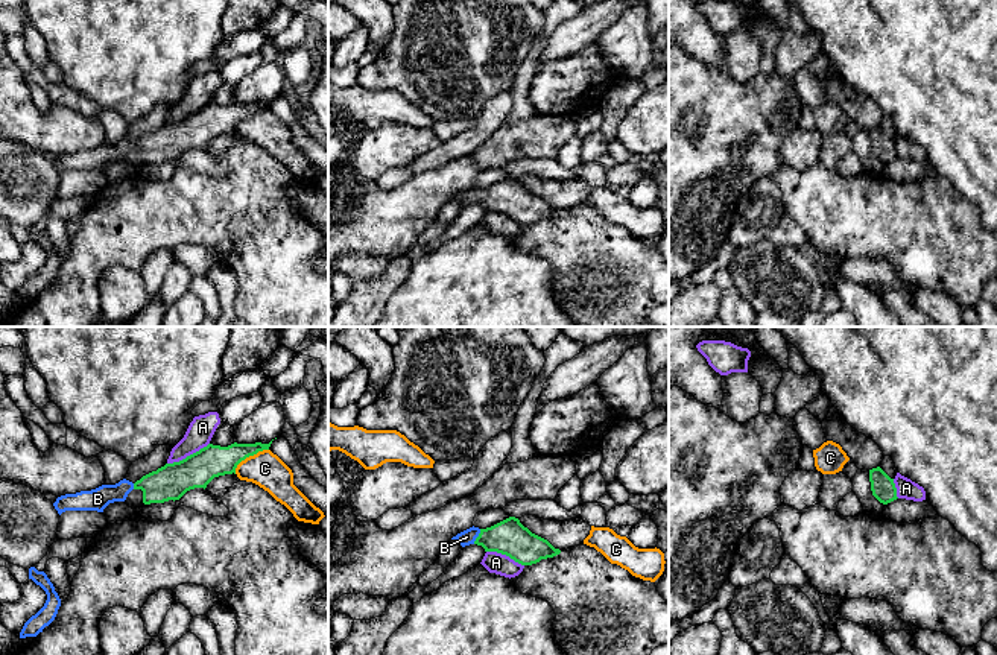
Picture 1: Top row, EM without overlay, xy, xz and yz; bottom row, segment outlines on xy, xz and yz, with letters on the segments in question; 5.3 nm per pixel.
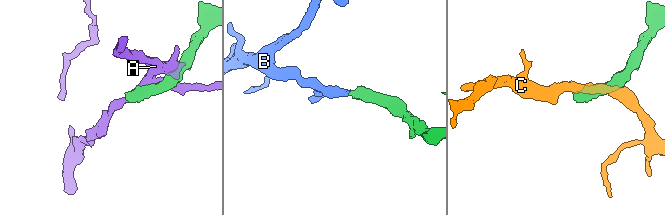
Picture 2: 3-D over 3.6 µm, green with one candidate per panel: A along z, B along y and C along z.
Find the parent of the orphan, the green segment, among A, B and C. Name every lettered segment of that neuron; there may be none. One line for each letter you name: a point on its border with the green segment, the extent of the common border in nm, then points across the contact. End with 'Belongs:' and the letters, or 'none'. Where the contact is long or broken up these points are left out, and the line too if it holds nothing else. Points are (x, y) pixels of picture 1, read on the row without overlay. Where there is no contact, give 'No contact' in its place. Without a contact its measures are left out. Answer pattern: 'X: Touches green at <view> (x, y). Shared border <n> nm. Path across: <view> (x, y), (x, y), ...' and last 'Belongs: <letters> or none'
B: Touches green at xz (477, 196). Shared border 90 nm. Path across: xz (509, 196), (477, 196), (467, 196)
Belongs: B

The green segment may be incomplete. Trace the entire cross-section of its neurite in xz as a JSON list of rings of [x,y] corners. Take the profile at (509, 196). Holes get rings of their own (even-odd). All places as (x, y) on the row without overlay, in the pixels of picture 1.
[[[509,176],[486,188],[473,185],[451,199],[457,199],[462,207],[470,204],[482,205],[485,211],[506,214],[521,225],[532,225],[561,213],[559,208],[532,193],[515,176]]]

